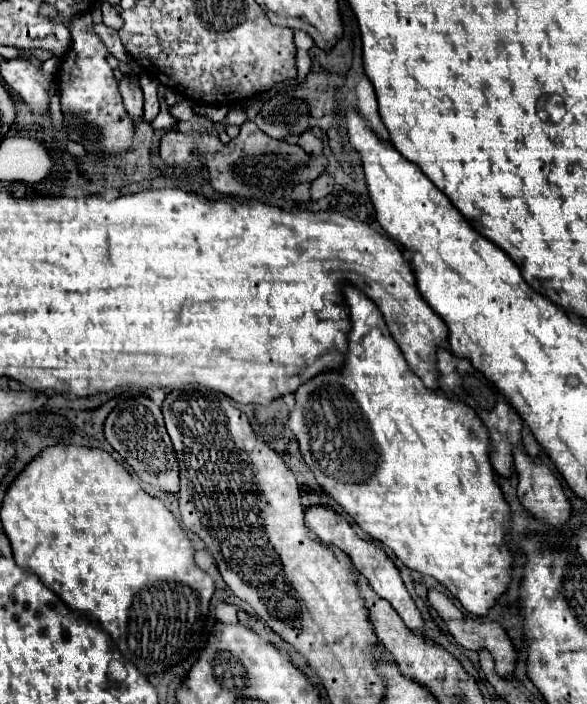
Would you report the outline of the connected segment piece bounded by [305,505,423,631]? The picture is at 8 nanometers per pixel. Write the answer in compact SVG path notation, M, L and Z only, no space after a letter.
M311 505L311 507L307 507L307 509L305 509L305 523L307 523L309 529L313 529L313 531L317 533L317 537L319 537L323 543L335 545L335 547L339 547L341 551L345 551L345 553L351 557L355 569L369 581L369 585L375 589L375 593L379 593L379 597L387 599L387 601L393 605L393 609L399 613L399 617L405 621L405 625L407 625L411 631L421 631L421 629L423 629L423 619L421 619L421 615L419 615L419 609L415 607L409 591L405 589L397 567L393 565L393 561L385 555L385 551L383 551L381 547L377 547L377 545L361 539L361 537L351 529L351 525L349 525L339 513L335 513L331 507L323 507L323 505Z

